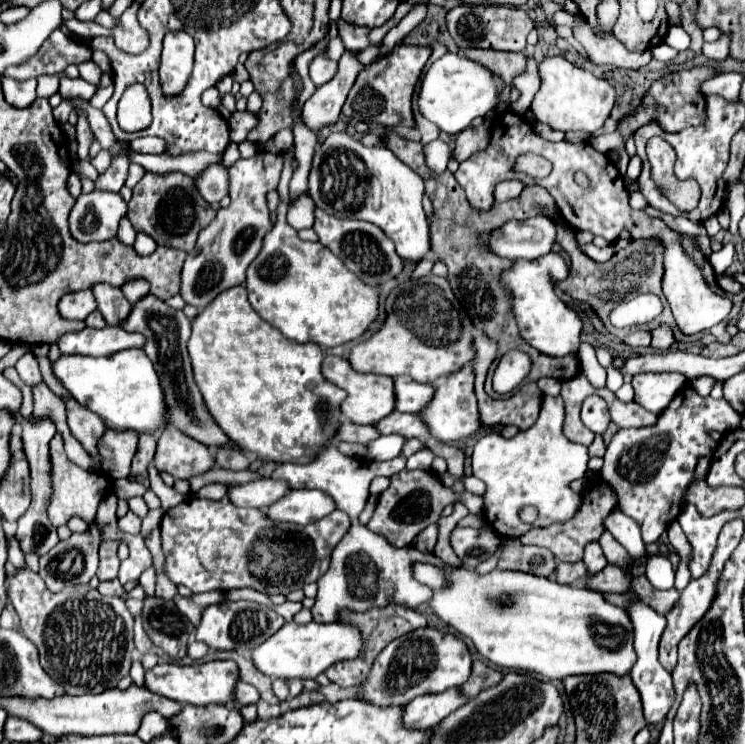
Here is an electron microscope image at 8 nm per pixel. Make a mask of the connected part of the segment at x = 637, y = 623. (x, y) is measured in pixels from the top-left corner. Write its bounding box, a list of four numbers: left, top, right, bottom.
[627,600,673,724]

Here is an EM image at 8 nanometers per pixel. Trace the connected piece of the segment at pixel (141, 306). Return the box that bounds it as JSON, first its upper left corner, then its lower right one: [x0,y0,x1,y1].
[123,294,235,448]

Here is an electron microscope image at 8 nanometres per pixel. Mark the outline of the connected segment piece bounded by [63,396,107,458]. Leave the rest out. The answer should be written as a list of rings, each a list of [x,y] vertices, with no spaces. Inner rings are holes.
[[[65,396],[63,398],[65,406],[67,406],[67,422],[71,428],[71,434],[83,444],[83,448],[91,454],[91,456],[99,456],[97,452],[97,442],[103,436],[103,432],[107,430],[103,426],[103,420],[93,414],[91,410],[87,410],[85,406],[81,406],[79,402],[75,402],[73,398]]]

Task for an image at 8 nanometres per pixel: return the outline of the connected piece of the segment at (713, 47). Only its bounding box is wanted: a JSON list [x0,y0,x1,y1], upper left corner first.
[703,36,729,62]

